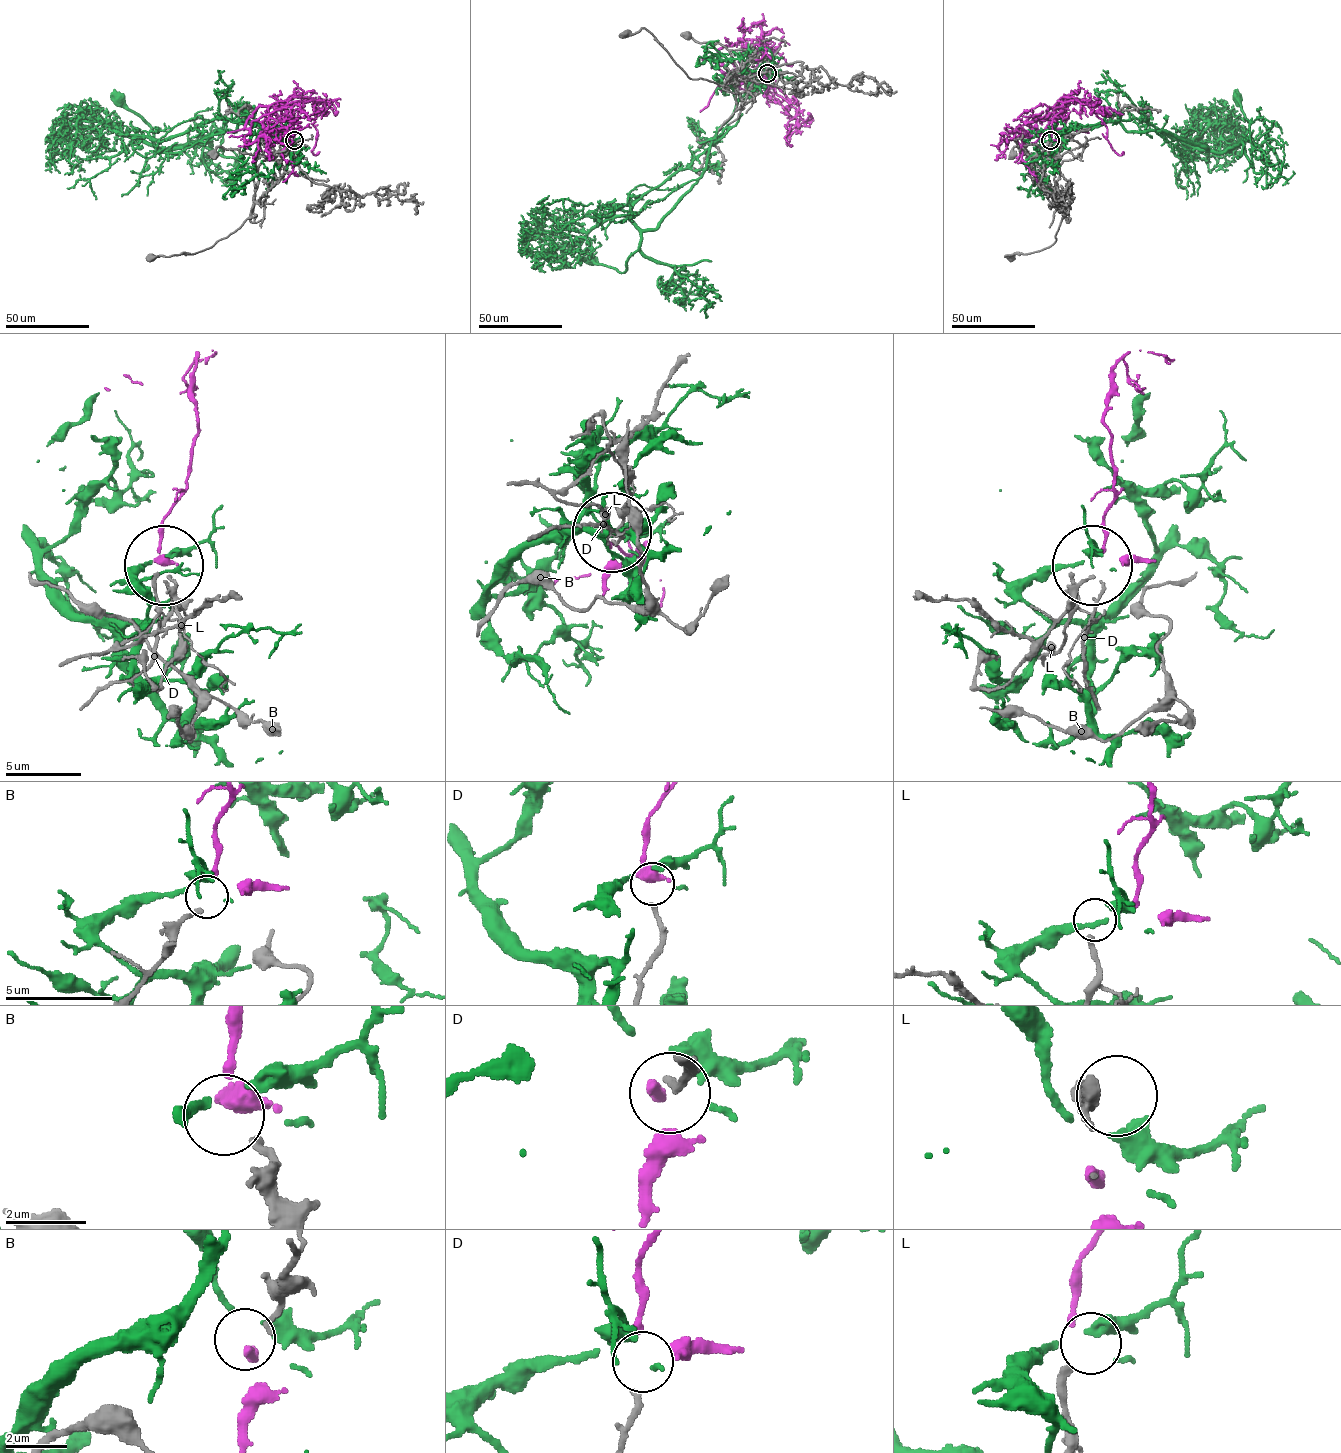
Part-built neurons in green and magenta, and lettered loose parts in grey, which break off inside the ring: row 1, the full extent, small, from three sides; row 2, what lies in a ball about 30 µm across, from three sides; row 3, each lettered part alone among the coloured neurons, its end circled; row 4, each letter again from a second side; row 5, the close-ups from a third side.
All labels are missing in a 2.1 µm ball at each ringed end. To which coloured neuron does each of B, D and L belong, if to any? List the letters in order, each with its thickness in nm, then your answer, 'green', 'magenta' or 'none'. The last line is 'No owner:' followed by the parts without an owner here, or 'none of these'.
B: 190 nm thick; none
D: 200 nm thick; none
L: 300 nm thick; none
No owner: B, D, L

